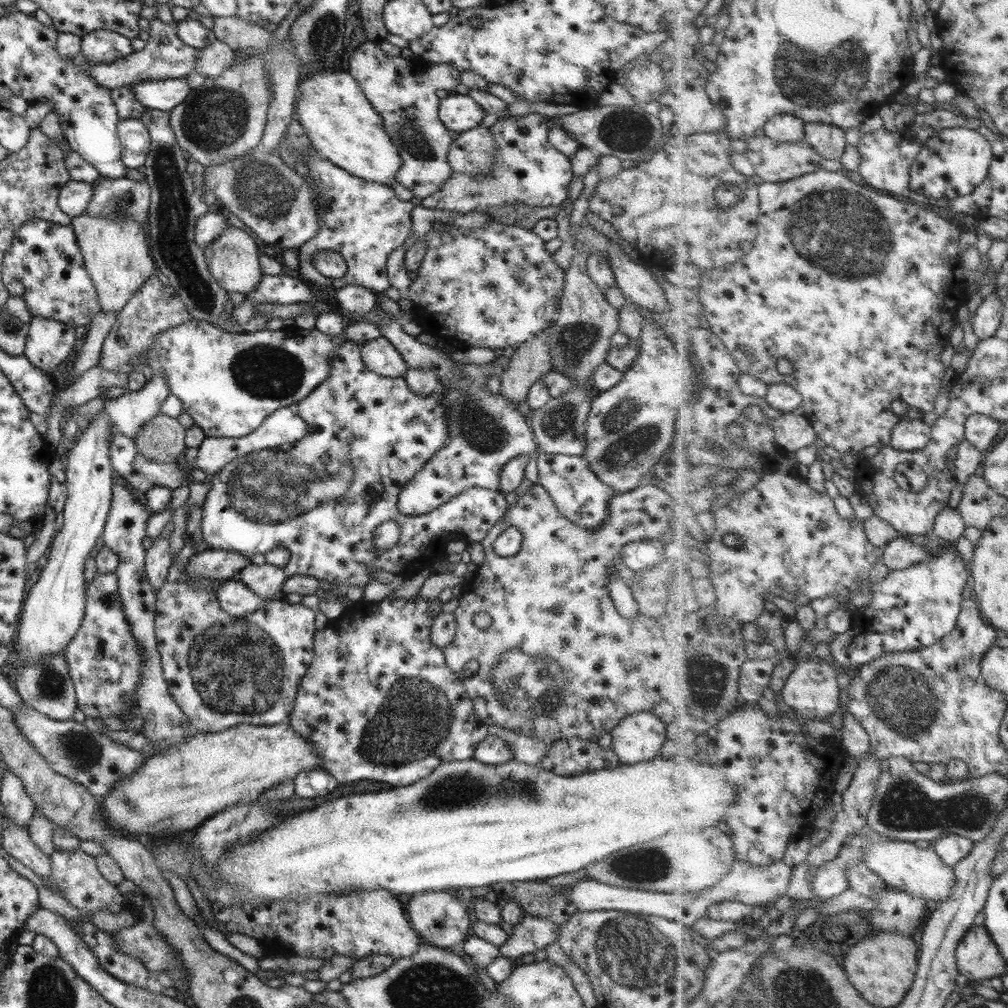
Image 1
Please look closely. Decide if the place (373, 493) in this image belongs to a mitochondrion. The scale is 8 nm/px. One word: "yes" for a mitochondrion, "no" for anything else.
yes

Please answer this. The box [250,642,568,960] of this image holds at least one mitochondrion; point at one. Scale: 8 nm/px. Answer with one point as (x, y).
(416, 716)

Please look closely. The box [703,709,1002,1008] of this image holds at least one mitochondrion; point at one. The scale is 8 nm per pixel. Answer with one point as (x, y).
(904, 807)

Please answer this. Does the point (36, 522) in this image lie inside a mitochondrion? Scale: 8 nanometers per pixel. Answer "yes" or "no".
no

